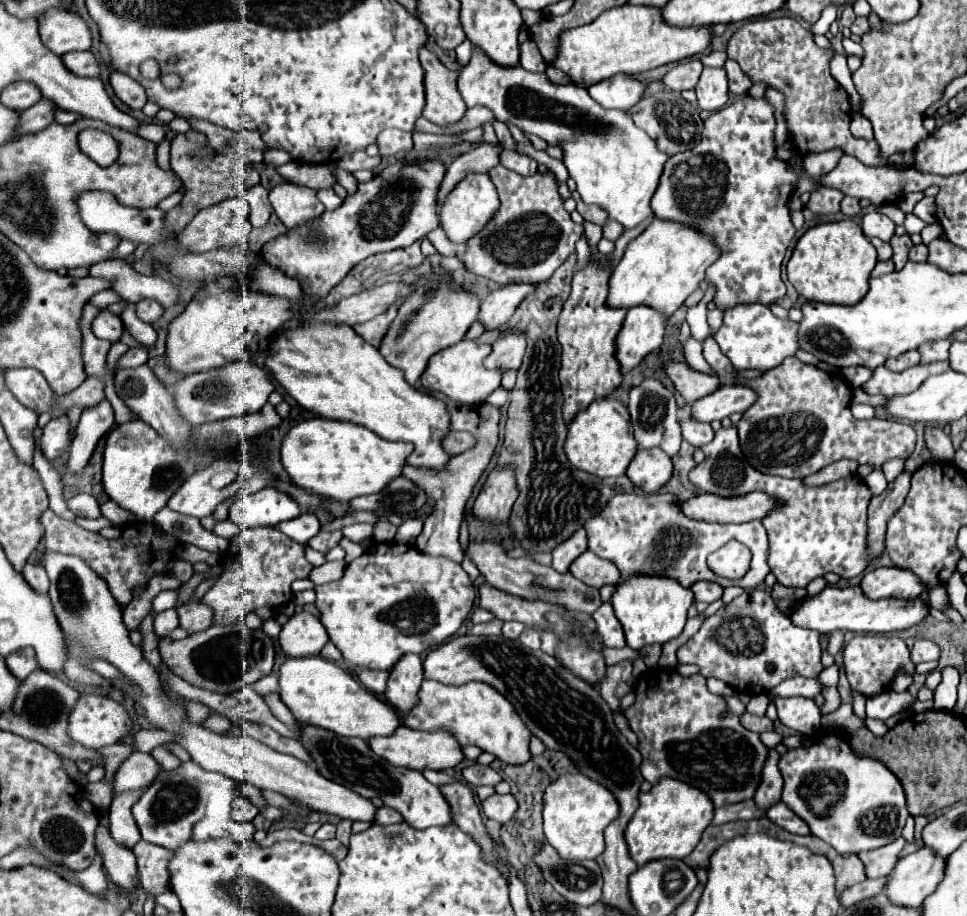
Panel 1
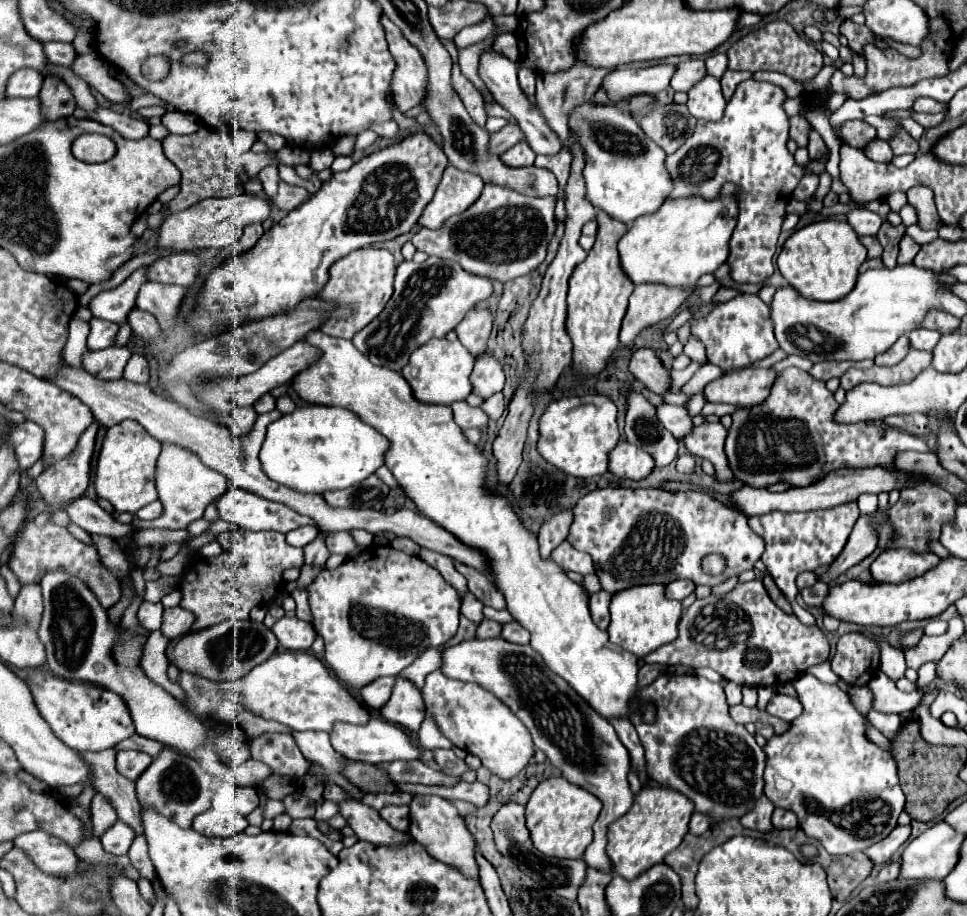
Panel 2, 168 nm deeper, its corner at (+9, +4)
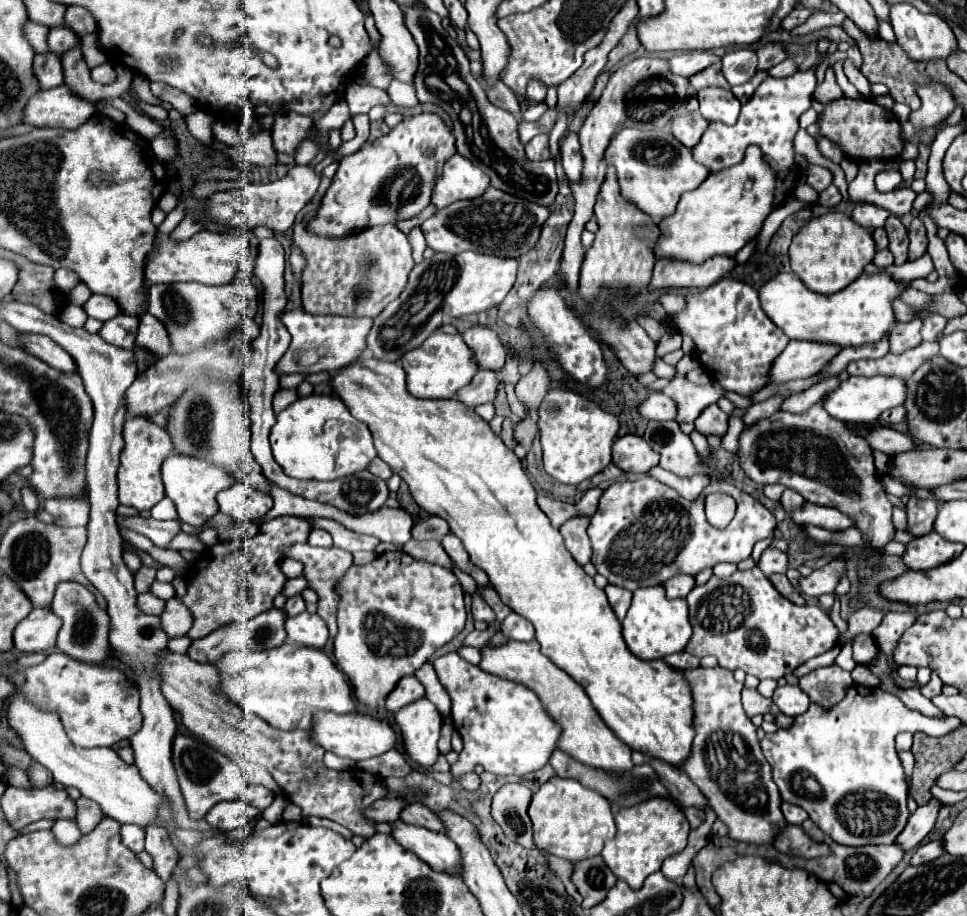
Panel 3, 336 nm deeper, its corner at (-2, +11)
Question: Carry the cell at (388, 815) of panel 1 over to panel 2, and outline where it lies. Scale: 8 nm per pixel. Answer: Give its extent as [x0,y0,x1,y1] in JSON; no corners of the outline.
[380,805,408,831]

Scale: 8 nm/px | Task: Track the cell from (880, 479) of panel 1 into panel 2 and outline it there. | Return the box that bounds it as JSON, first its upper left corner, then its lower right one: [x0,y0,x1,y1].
[857,494,878,514]

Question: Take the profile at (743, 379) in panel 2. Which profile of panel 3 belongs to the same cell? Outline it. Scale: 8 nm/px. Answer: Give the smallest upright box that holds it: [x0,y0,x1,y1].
[771,342,841,382]

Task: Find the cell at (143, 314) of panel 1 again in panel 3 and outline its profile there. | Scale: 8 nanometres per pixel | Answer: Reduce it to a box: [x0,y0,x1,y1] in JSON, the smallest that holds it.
[137,314,169,358]

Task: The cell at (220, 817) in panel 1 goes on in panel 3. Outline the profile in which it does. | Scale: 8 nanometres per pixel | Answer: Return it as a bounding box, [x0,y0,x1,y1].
[205,800,259,832]

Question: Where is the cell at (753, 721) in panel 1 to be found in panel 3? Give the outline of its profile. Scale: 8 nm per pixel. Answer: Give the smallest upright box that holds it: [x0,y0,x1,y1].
[743,688,771,718]

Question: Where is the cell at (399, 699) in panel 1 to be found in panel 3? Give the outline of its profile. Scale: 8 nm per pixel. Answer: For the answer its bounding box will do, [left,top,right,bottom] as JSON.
[395,698,443,770]

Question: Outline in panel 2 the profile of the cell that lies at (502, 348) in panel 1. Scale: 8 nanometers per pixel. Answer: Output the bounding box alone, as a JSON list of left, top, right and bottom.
[472,353,504,397]

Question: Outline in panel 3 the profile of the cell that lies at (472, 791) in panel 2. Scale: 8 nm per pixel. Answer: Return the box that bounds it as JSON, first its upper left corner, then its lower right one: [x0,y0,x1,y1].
[459,772,481,790]

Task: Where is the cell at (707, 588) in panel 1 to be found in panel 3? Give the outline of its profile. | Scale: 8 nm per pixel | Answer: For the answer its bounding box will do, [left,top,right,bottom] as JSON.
[663,574,695,600]

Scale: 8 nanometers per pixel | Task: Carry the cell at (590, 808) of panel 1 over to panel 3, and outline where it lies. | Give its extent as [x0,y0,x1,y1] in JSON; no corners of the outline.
[529,776,615,860]

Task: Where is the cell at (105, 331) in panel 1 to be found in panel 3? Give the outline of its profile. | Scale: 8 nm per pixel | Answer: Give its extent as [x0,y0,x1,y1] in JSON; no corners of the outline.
[99,314,139,350]

